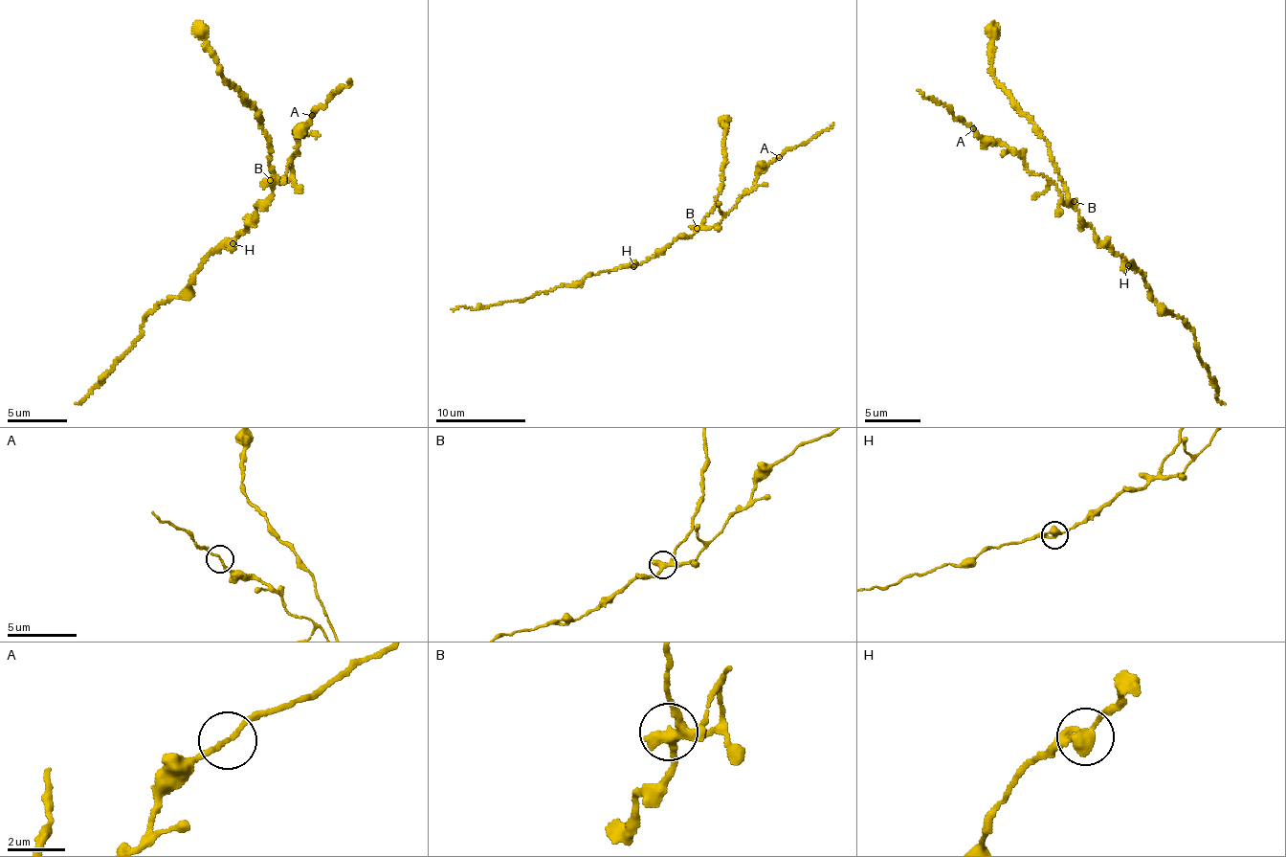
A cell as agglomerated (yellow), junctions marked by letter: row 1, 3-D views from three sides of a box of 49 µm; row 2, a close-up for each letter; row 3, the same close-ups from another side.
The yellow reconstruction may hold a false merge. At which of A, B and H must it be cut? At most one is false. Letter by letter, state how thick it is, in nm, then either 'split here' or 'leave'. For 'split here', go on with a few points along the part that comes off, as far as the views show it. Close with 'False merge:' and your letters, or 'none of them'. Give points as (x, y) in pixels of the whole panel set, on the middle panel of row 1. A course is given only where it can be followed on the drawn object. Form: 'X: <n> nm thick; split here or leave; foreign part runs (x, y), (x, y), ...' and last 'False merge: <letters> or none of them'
A: 150 nm thick; leave
B: 320 nm thick; leave
H: 380 nm thick; leave
False merge: none of them

